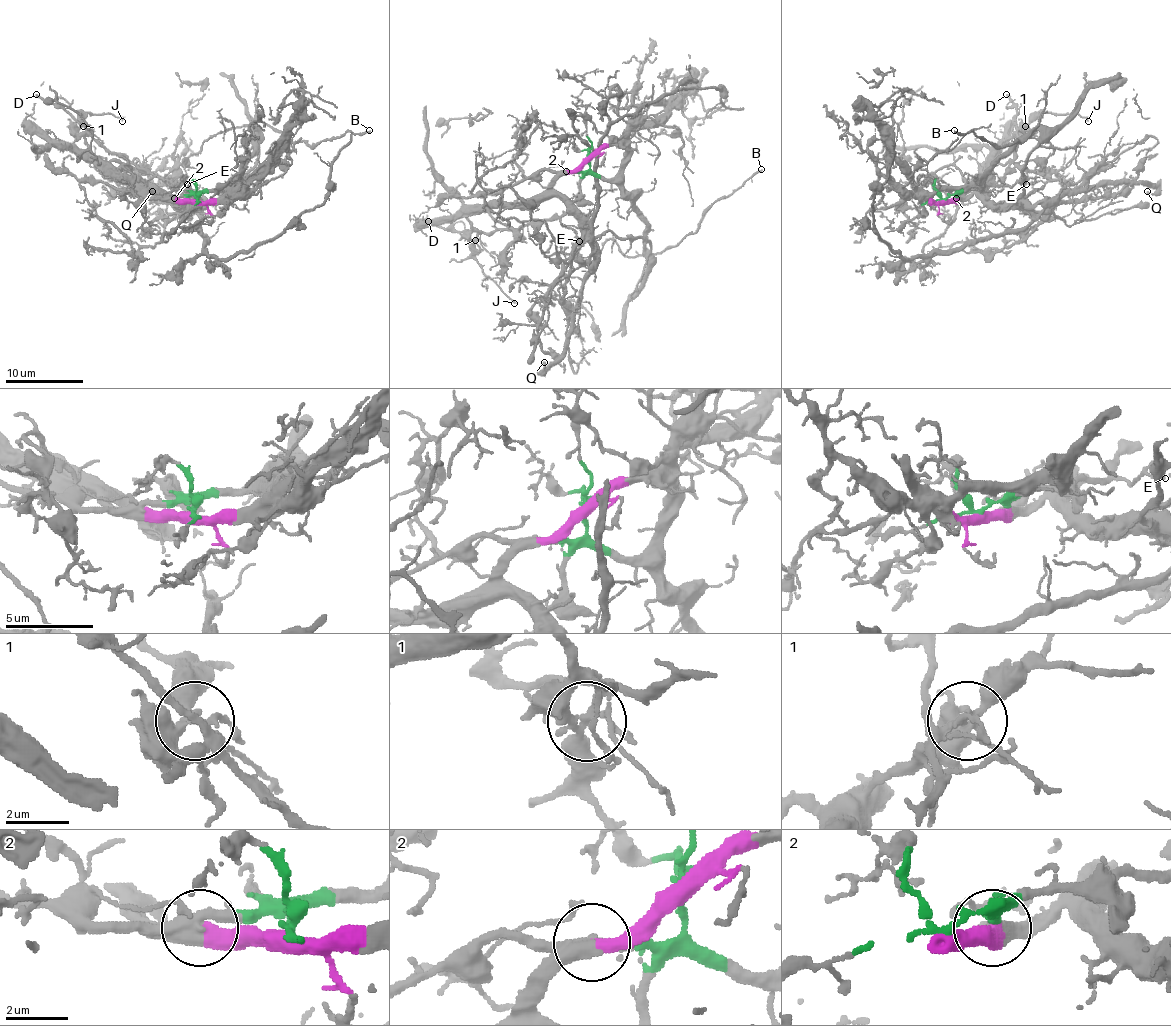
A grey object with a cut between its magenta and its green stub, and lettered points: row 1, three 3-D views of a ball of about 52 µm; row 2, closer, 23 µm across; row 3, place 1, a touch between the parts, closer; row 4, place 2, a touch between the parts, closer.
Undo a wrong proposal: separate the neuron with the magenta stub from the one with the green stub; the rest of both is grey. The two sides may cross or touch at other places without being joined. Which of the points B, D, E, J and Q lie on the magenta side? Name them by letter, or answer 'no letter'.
Q

